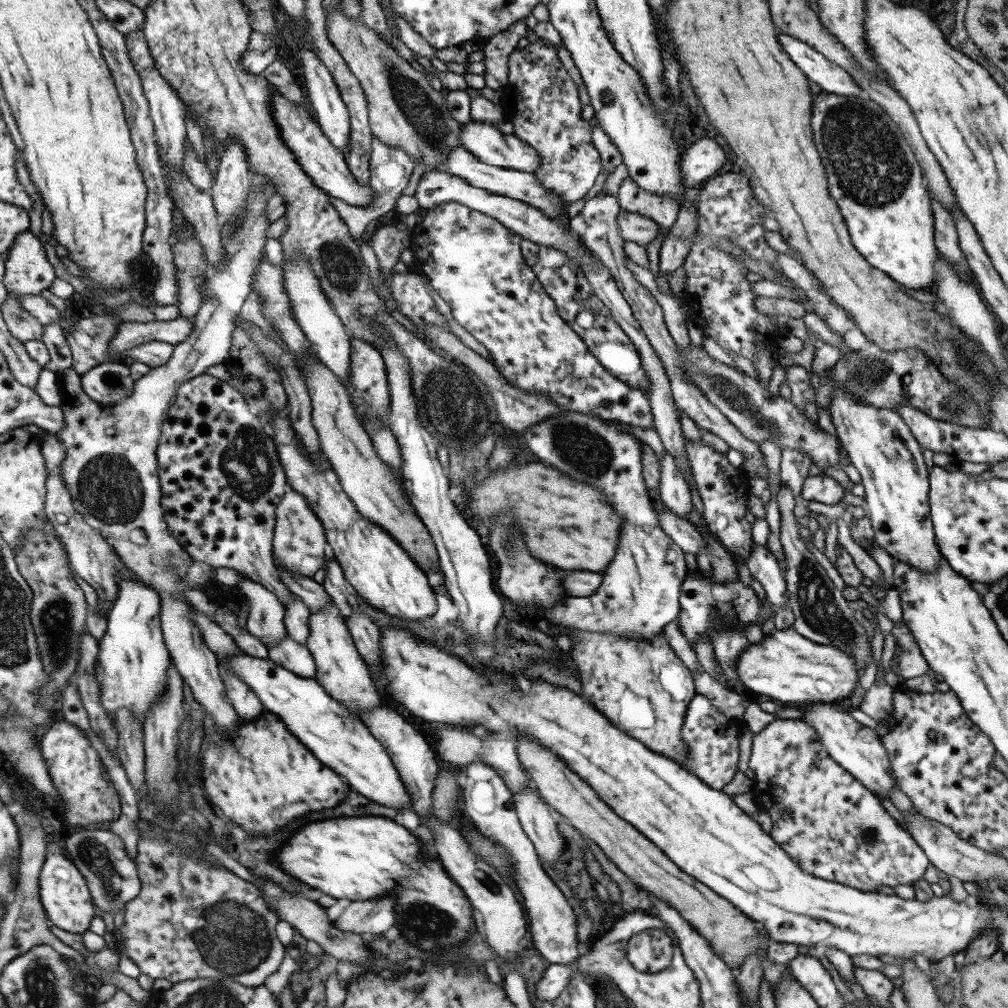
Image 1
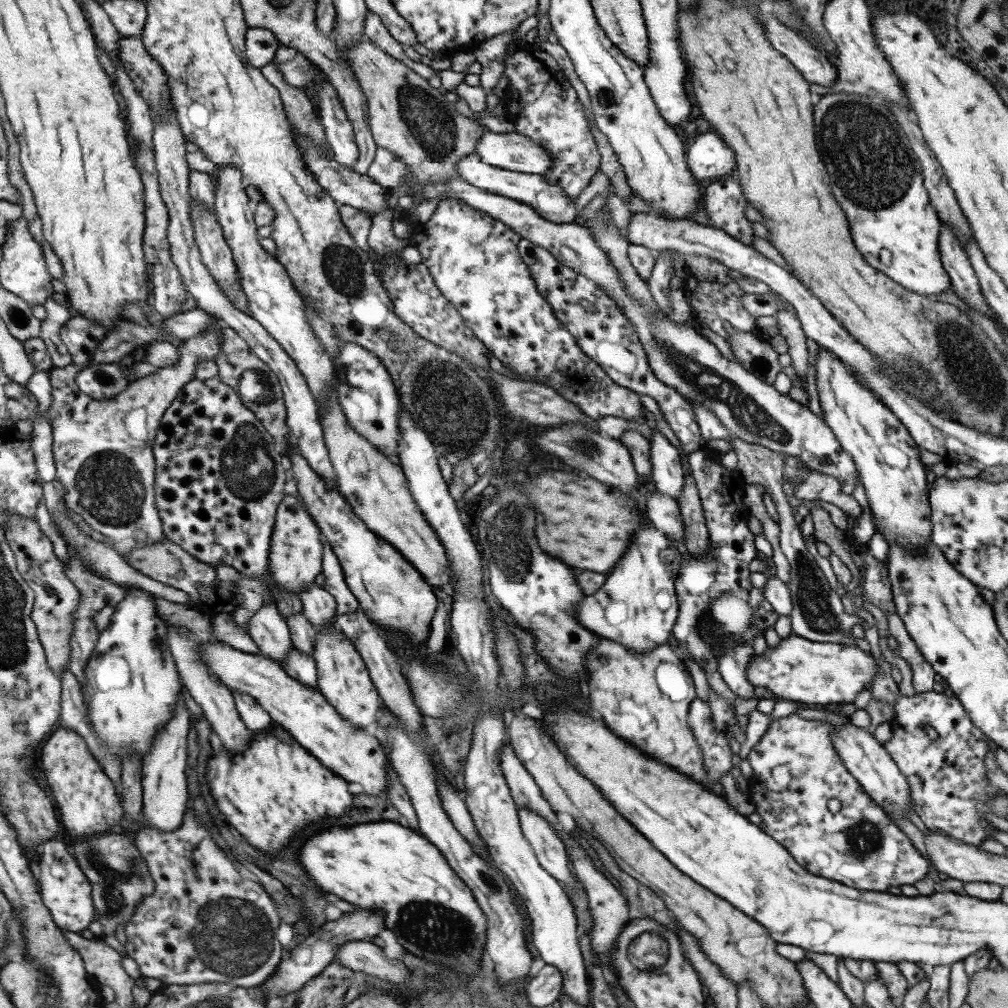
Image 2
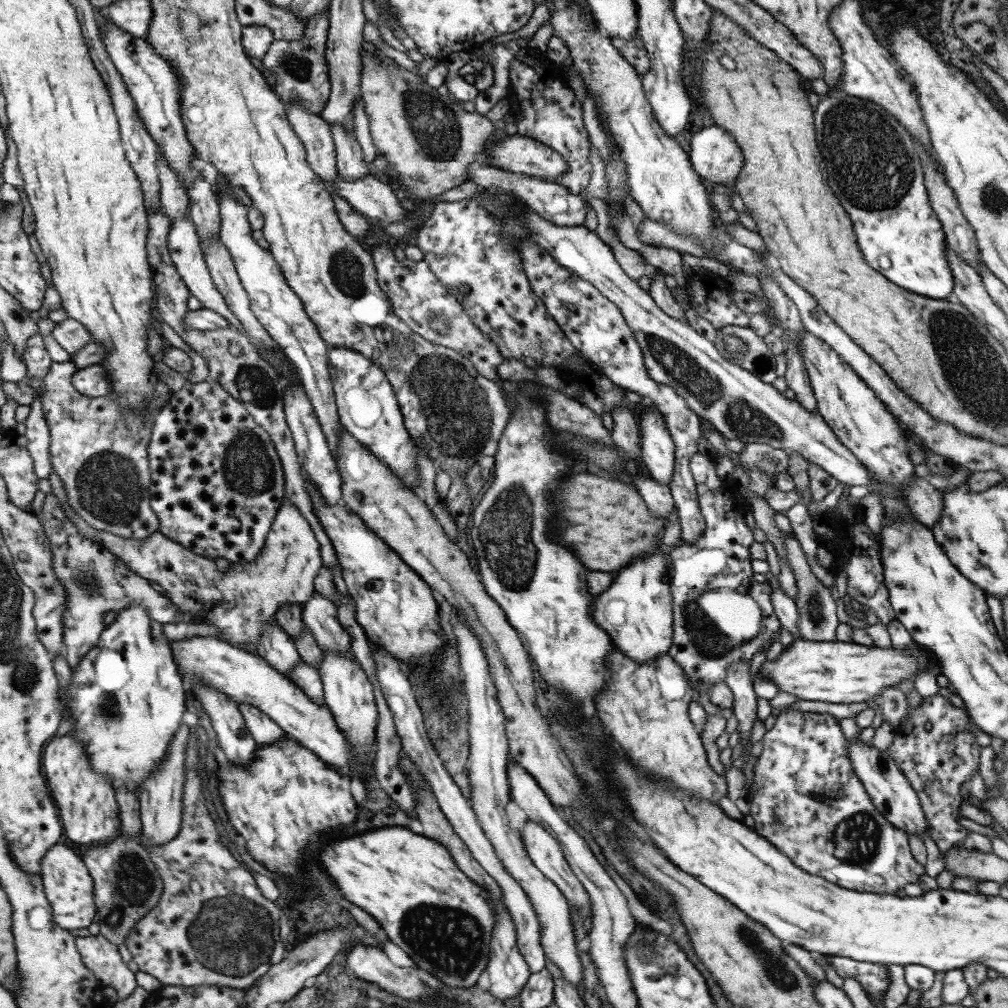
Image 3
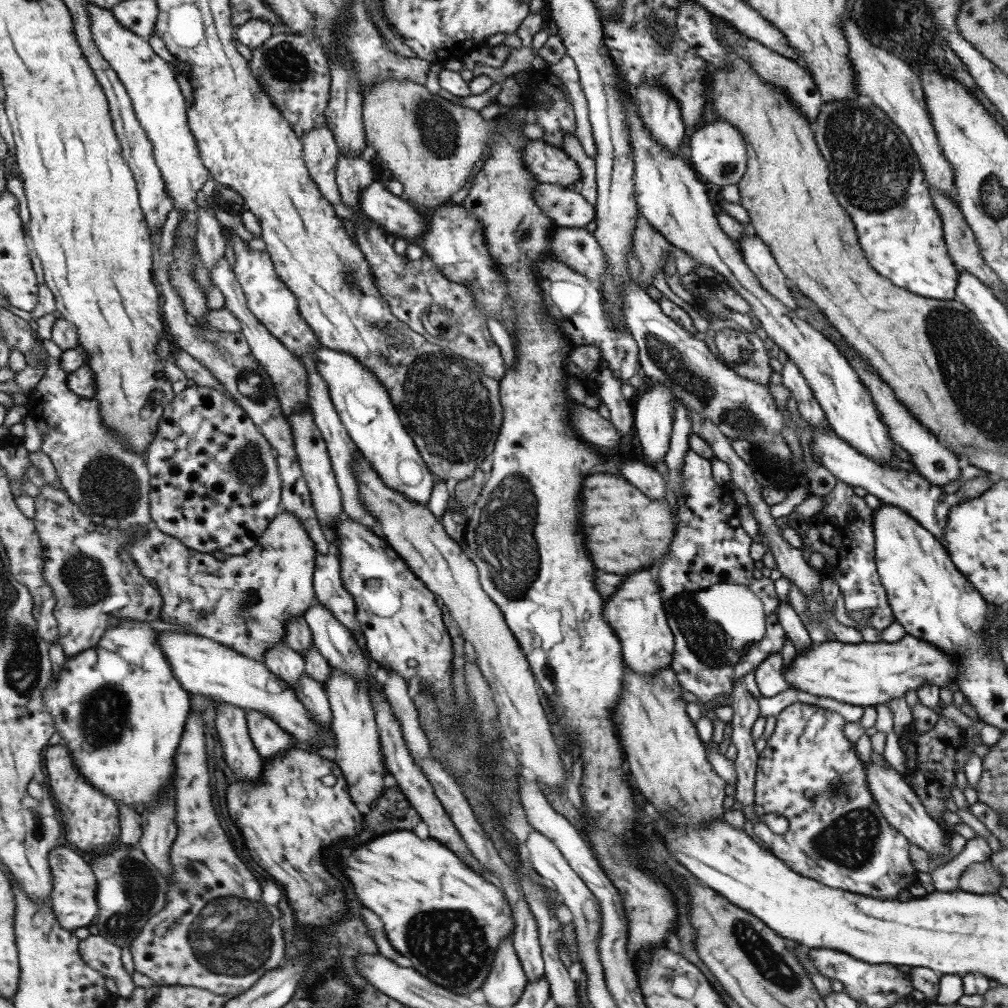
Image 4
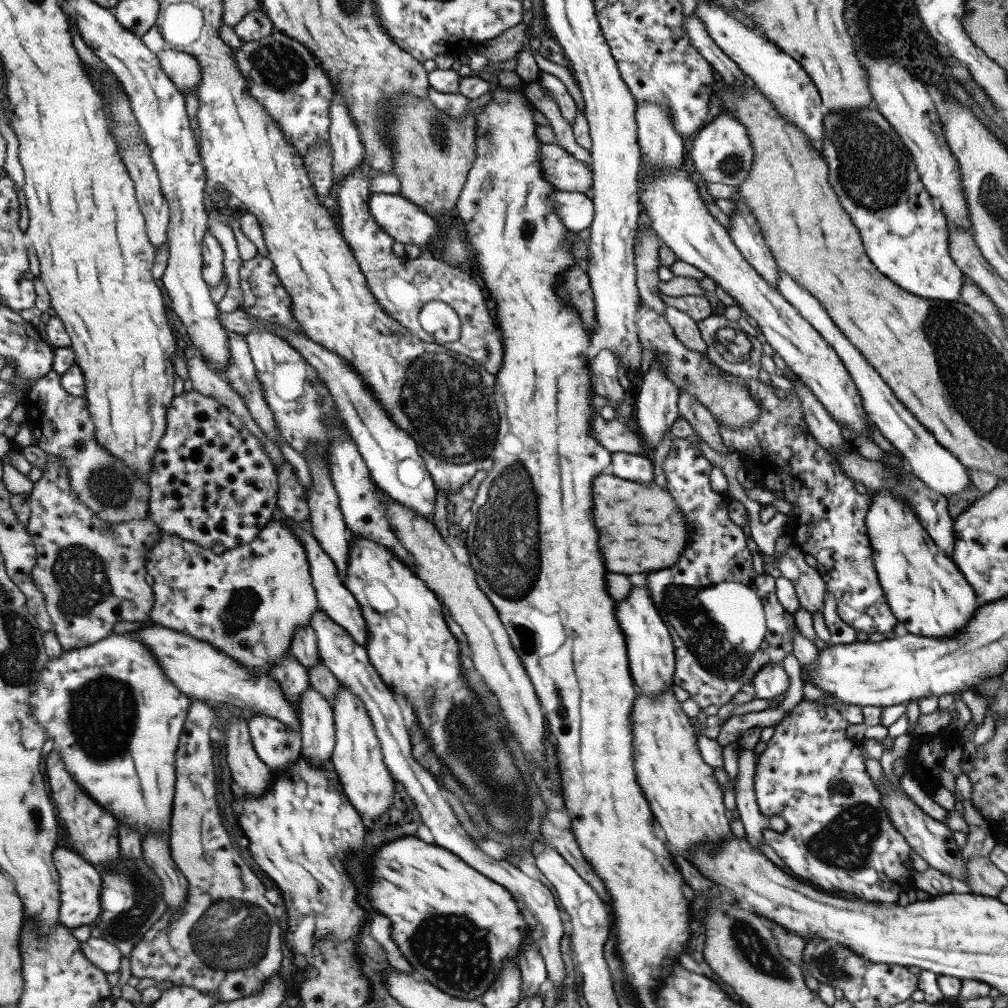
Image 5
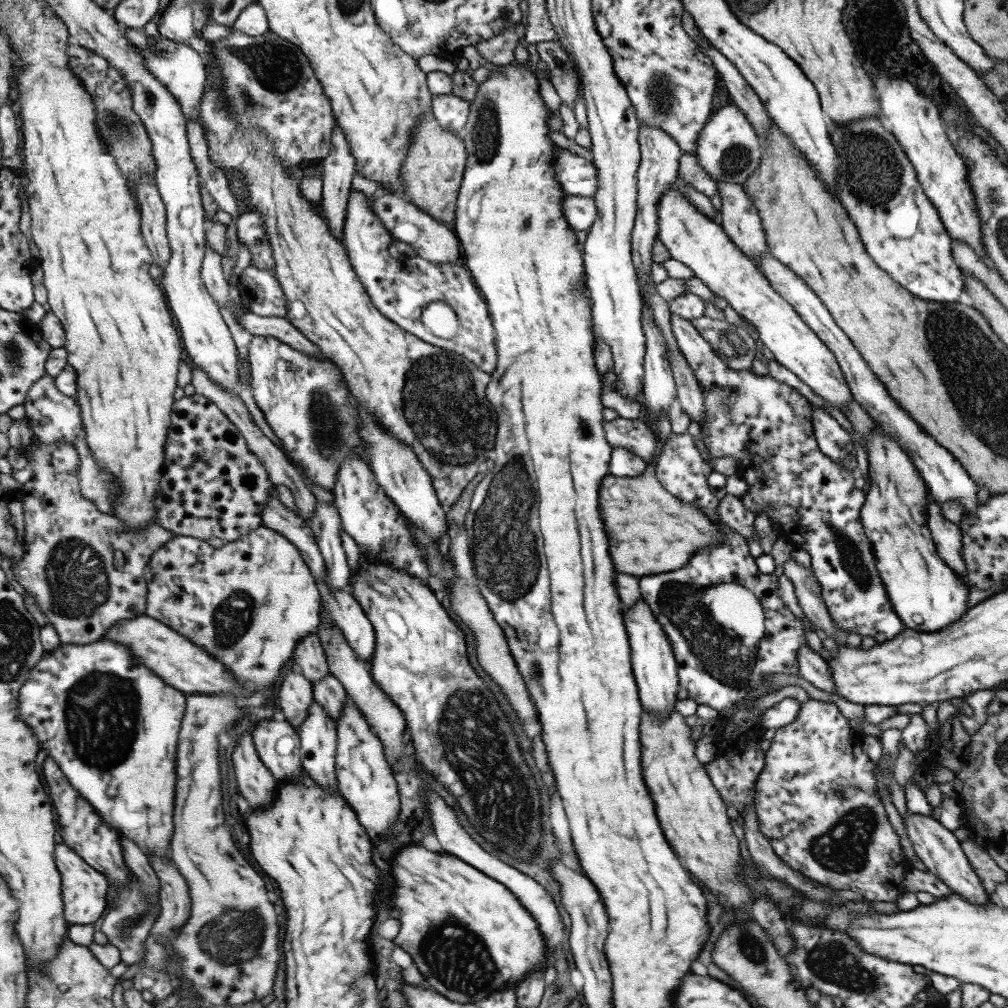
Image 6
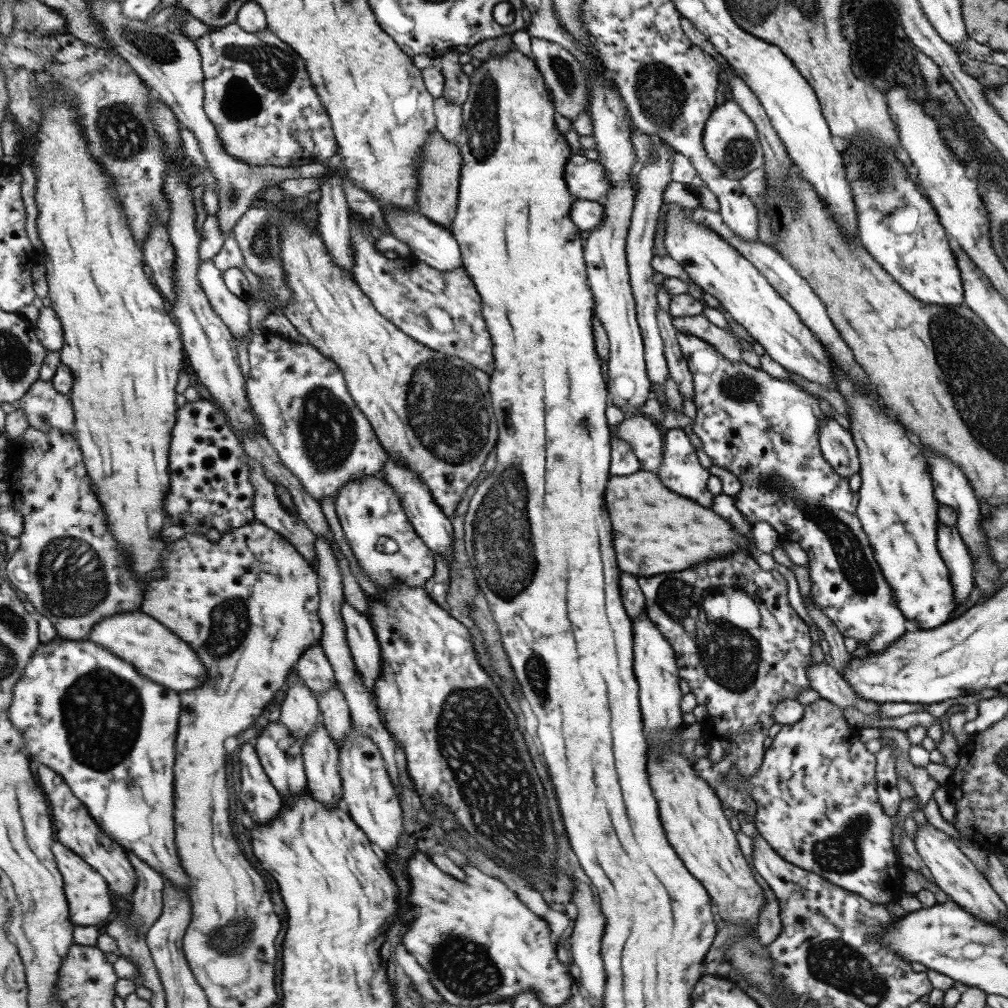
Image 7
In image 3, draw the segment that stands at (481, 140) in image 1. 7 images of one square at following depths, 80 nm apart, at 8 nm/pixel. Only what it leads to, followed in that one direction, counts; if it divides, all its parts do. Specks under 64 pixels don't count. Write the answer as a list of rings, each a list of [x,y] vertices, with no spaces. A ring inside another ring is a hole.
[[[507,135],[490,147],[489,164],[504,171],[552,182],[568,171],[568,164],[558,152],[527,136]]]

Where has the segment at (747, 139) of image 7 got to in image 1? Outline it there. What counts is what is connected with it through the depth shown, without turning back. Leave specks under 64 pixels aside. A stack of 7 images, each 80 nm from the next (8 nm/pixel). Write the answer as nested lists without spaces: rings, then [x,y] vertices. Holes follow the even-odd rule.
[[[701,137],[680,155],[684,186],[696,189],[725,166],[725,152],[715,140]]]

